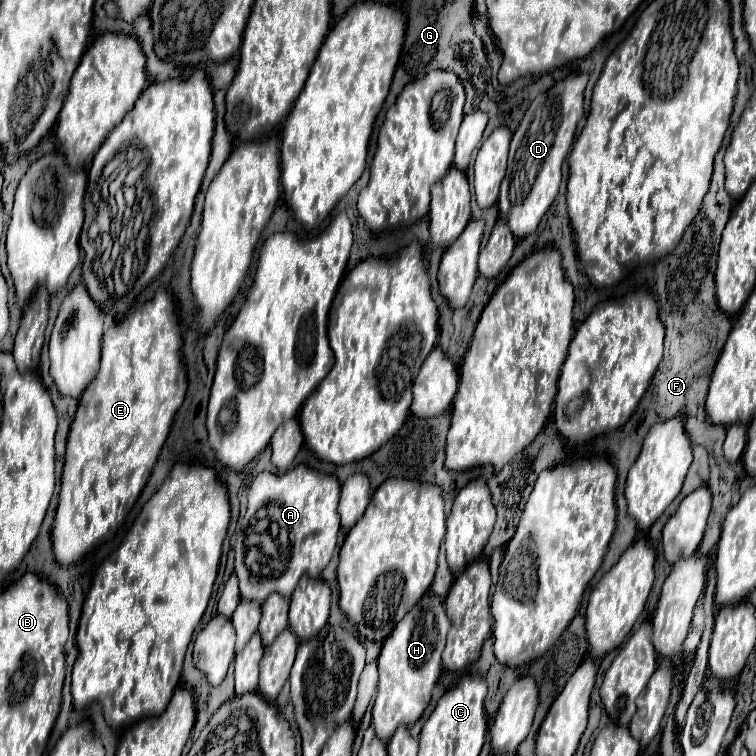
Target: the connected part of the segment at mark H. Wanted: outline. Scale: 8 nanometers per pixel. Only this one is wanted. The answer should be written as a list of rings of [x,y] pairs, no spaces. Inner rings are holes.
[[[427,592],[411,610],[401,624],[383,642],[379,654],[379,688],[373,704],[373,728],[377,738],[389,742],[399,724],[413,724],[421,718],[423,710],[431,700],[431,690],[441,674],[441,654],[445,638],[451,628],[451,620],[445,614],[443,600]]]

